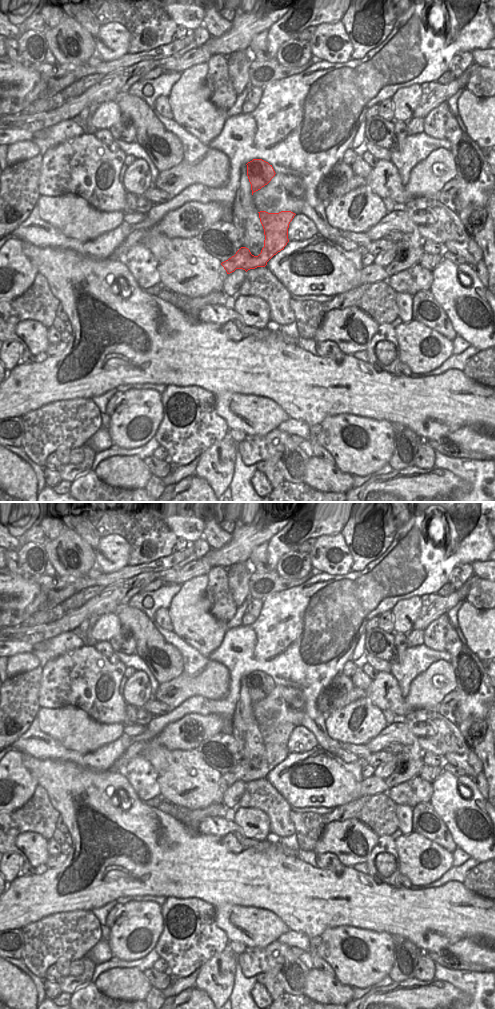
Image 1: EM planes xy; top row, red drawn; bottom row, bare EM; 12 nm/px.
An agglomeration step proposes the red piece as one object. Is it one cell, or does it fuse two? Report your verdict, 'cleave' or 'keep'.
cleave

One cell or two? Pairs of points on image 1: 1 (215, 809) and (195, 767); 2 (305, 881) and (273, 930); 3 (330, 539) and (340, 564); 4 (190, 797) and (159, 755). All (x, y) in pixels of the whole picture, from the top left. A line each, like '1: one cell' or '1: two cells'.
1: two cells
2: two cells
3: one cell
4: one cell

